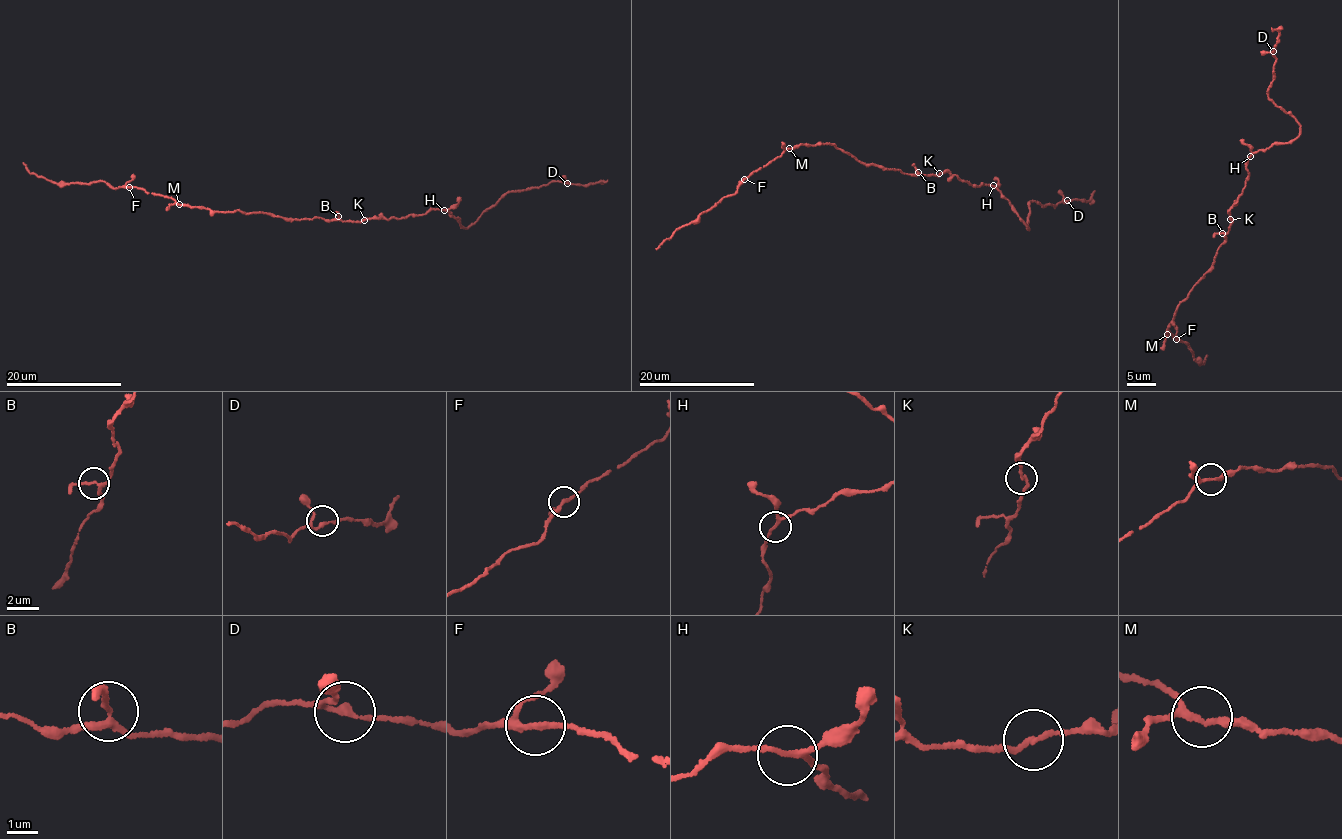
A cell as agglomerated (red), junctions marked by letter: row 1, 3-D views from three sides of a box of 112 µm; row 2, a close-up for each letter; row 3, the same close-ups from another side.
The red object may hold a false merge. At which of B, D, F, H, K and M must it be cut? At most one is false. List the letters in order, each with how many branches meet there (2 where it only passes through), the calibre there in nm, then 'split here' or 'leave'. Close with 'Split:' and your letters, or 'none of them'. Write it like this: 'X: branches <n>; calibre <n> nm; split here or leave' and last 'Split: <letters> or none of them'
B: branches 3; calibre 180 nm; leave
D: branches 3; calibre 160 nm; leave
F: branches 3; calibre 190 nm; leave
H: branches 3; calibre 160 nm; leave
K: branches 2; calibre 160 nm; leave
M: branches 3; calibre 170 nm; leave
Split: none of them

